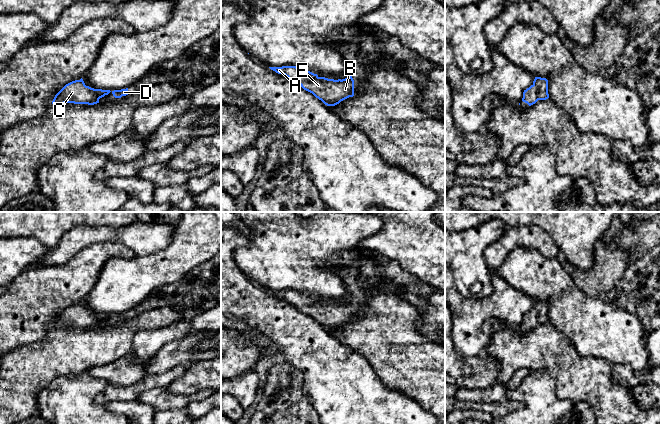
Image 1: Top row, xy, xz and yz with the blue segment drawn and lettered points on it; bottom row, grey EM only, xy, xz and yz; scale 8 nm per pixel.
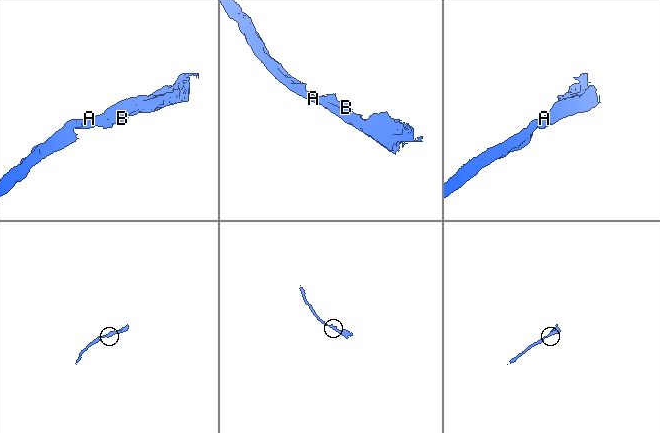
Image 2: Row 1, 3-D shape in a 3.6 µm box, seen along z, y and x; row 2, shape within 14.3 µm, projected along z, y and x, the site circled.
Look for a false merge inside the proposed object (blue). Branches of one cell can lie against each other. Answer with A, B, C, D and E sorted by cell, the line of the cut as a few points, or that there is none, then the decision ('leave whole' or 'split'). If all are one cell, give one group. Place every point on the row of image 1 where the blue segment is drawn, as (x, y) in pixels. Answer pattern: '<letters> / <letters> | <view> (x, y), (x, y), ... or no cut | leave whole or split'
A B C D E | no cut | leave whole

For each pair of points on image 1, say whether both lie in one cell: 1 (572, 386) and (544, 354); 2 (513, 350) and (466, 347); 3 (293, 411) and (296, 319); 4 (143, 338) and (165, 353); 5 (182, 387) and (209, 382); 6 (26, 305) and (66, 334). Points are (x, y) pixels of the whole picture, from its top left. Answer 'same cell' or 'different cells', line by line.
1: same cell
2: different cells
3: different cells
4: different cells
5: same cell
6: different cells

